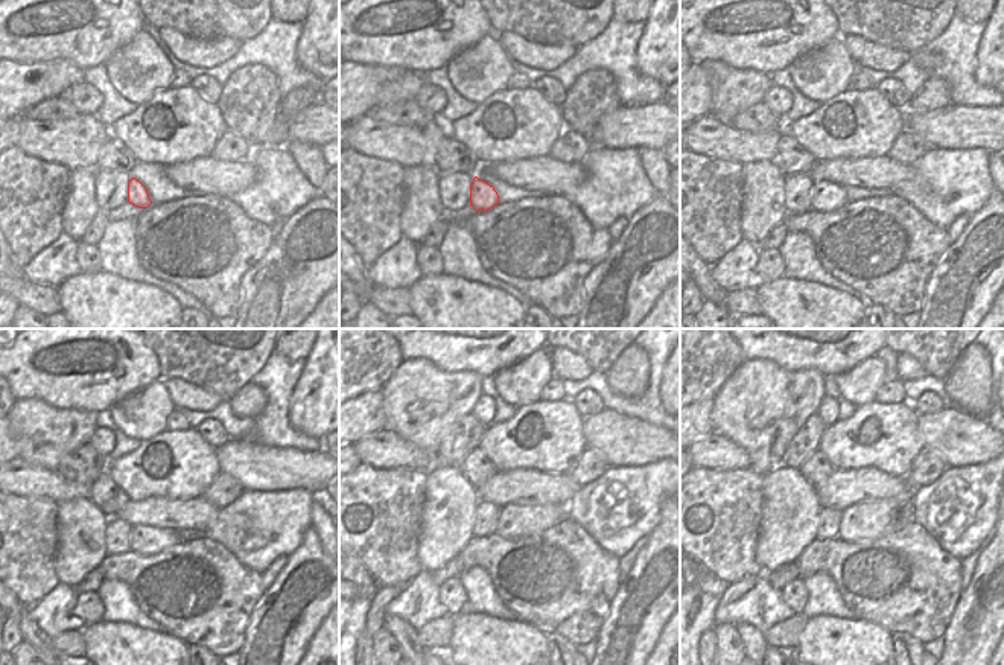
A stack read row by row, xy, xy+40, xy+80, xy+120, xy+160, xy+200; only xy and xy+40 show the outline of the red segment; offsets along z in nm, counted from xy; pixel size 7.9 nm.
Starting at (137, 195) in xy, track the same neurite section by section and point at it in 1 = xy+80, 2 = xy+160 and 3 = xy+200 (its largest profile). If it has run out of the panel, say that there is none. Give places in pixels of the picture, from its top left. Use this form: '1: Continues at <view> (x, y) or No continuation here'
1: Continues at xy+80 (826, 197)
2: Continues at xy+160 (514, 521)
3: Continues at xy+200 (870, 519)

